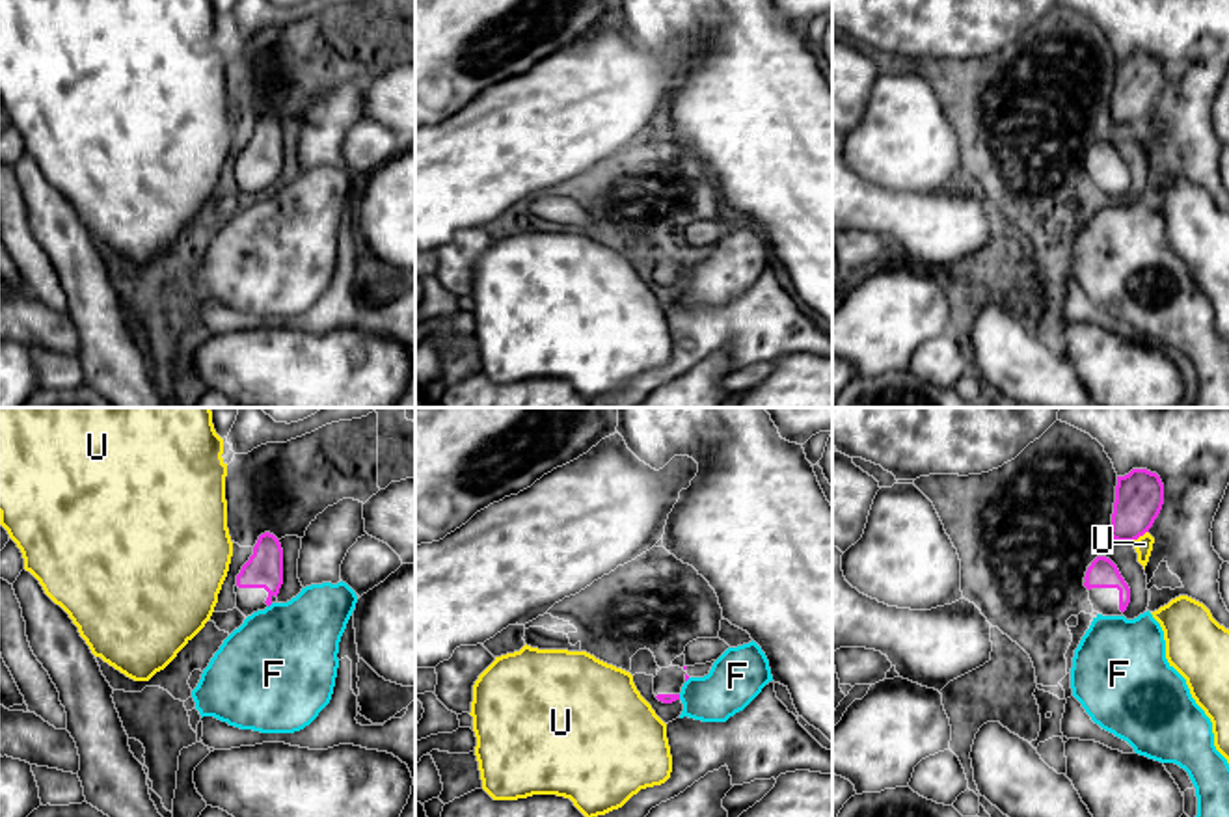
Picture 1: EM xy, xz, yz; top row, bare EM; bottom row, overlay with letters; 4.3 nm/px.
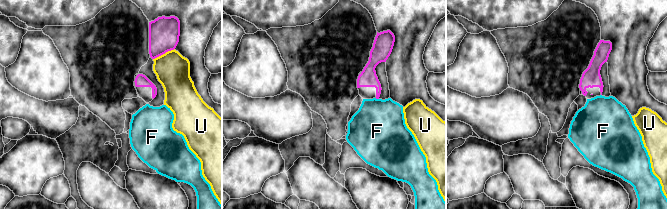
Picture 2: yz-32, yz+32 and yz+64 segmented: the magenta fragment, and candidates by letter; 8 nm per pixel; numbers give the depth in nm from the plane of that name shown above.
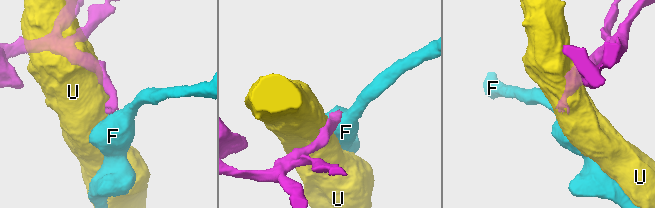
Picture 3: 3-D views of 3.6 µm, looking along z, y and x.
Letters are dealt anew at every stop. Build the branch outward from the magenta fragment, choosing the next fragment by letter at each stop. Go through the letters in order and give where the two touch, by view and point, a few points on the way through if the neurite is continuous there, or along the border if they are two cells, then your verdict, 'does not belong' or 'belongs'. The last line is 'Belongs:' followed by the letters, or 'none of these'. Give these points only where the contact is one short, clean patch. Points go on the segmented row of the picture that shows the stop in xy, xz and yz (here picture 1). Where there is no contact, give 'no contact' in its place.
F: contact xz (678, 696); border xz (678, 695), (680, 698); does not belong
U: contact yz (1140, 535); does not belong
Belongs: none of these

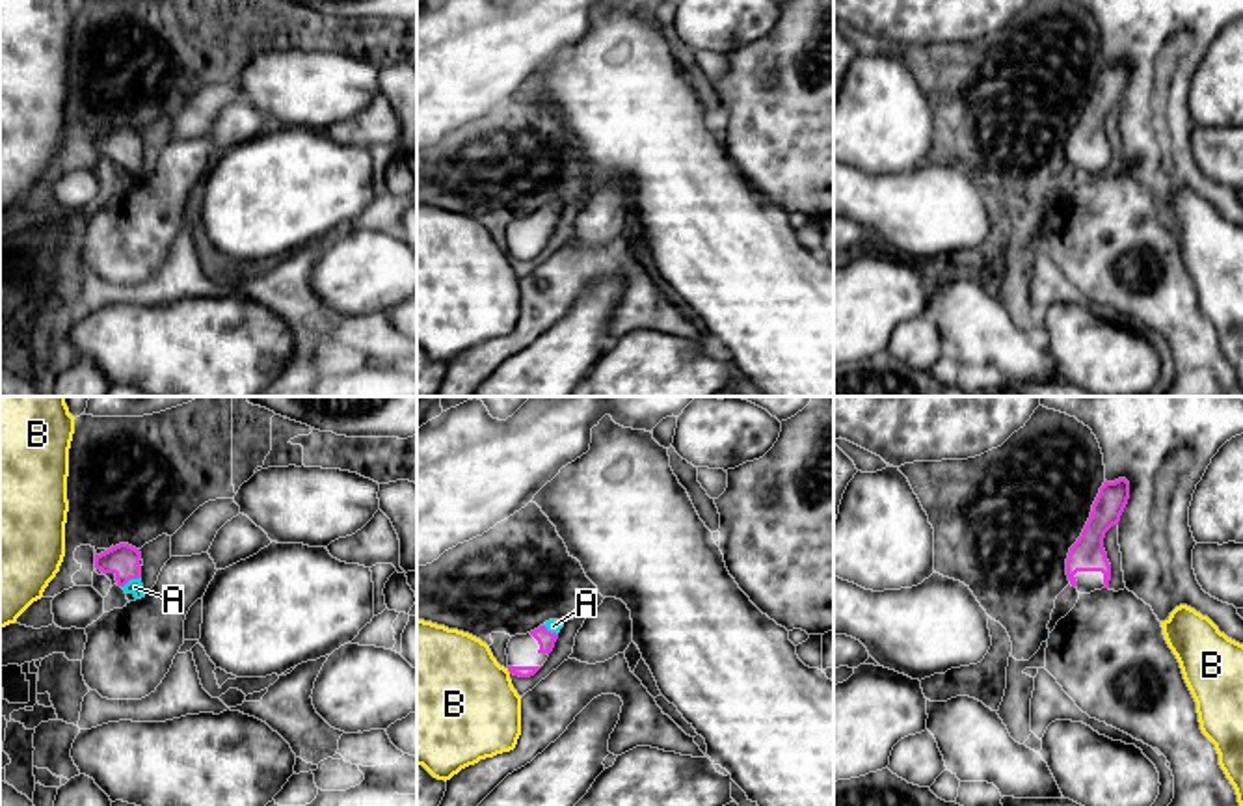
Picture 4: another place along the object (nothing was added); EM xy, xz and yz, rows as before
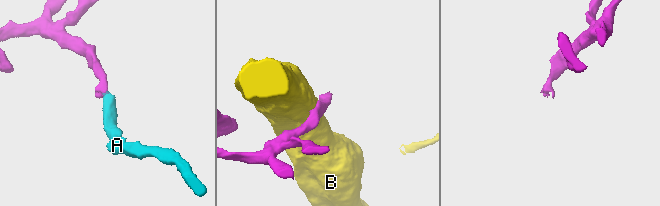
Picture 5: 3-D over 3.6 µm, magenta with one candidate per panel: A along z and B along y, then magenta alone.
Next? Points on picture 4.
A: contact xy (131, 577); way xy (123, 561), (131, 577), (134, 587); belongs
B: contact xz (508, 671); does not belong
Belongs: A

